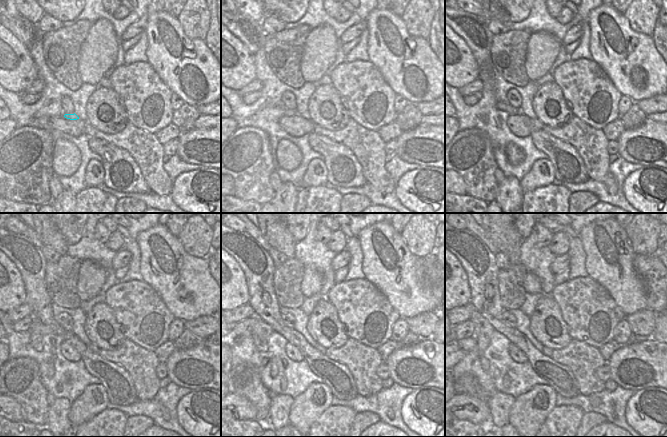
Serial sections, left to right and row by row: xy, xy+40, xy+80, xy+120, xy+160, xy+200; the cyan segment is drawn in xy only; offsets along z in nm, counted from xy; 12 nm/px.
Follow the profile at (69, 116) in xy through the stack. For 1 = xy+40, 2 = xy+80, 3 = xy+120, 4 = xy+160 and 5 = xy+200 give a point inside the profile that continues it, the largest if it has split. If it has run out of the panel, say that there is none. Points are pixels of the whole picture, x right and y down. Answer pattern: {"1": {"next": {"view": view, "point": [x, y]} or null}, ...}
{"1": {"next": {"view": "xy+40", "point": [287, 112]}}, "2": {"next": {"view": "xy+80", "point": [503, 106]}}, "3": {"next": {"view": "xy+120", "point": [37, 330]}}, "4": {"next": {"view": "xy+160", "point": [260, 332]}}, "5": {"next": {"view": "xy+200", "point": [483, 330]}}}

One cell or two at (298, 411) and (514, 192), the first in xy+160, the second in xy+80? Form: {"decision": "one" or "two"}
{"decision": "two"}

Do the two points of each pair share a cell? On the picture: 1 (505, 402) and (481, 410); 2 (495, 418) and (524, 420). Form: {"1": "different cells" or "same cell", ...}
{"1": "different cells", "2": "different cells"}

